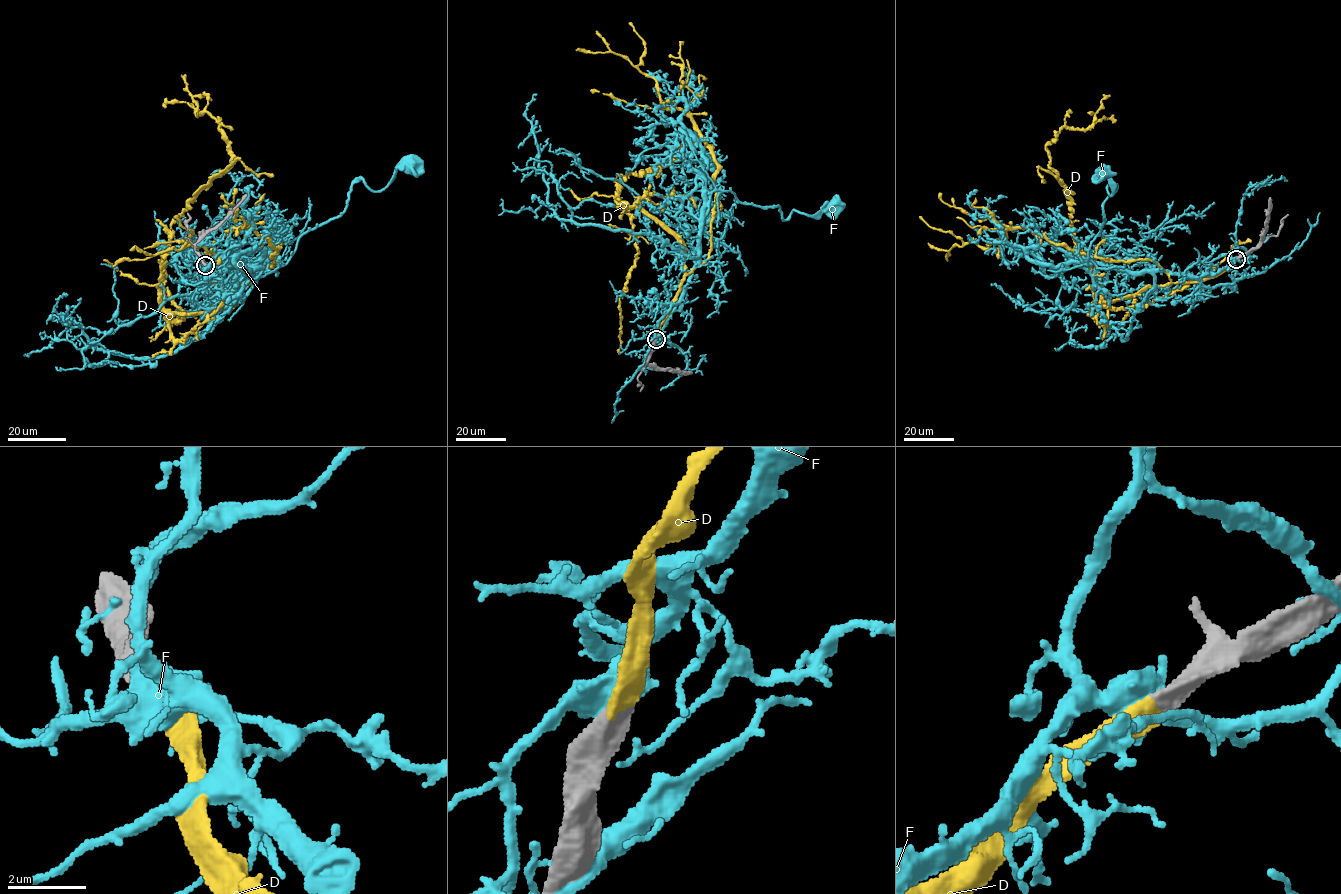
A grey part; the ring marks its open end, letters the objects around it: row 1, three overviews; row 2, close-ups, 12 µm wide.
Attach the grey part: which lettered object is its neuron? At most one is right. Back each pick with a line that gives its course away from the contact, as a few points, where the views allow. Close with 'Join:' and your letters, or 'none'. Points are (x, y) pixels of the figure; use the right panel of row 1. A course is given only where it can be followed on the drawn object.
D: Its course: (1236, 259), (1202, 281), (1102, 299), (1100, 279), (1074, 240), (1070, 197), (1046, 146), (1063, 127), (1115, 121)
Join: D

